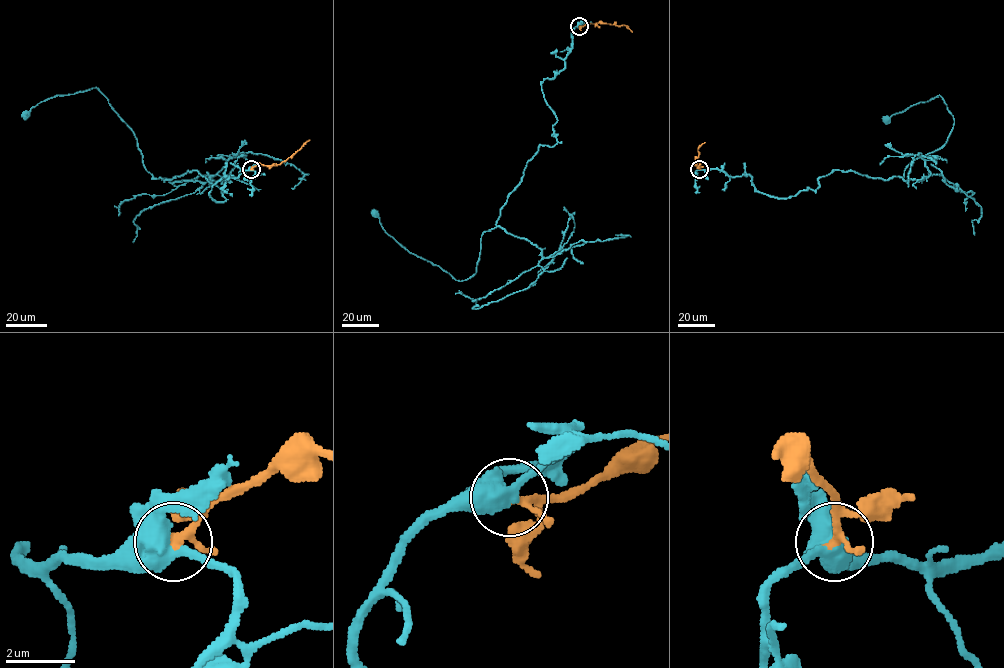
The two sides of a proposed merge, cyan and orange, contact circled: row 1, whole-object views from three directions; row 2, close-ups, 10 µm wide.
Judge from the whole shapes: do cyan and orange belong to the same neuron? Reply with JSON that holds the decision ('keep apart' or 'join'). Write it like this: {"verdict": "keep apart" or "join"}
{"verdict": "join"}

